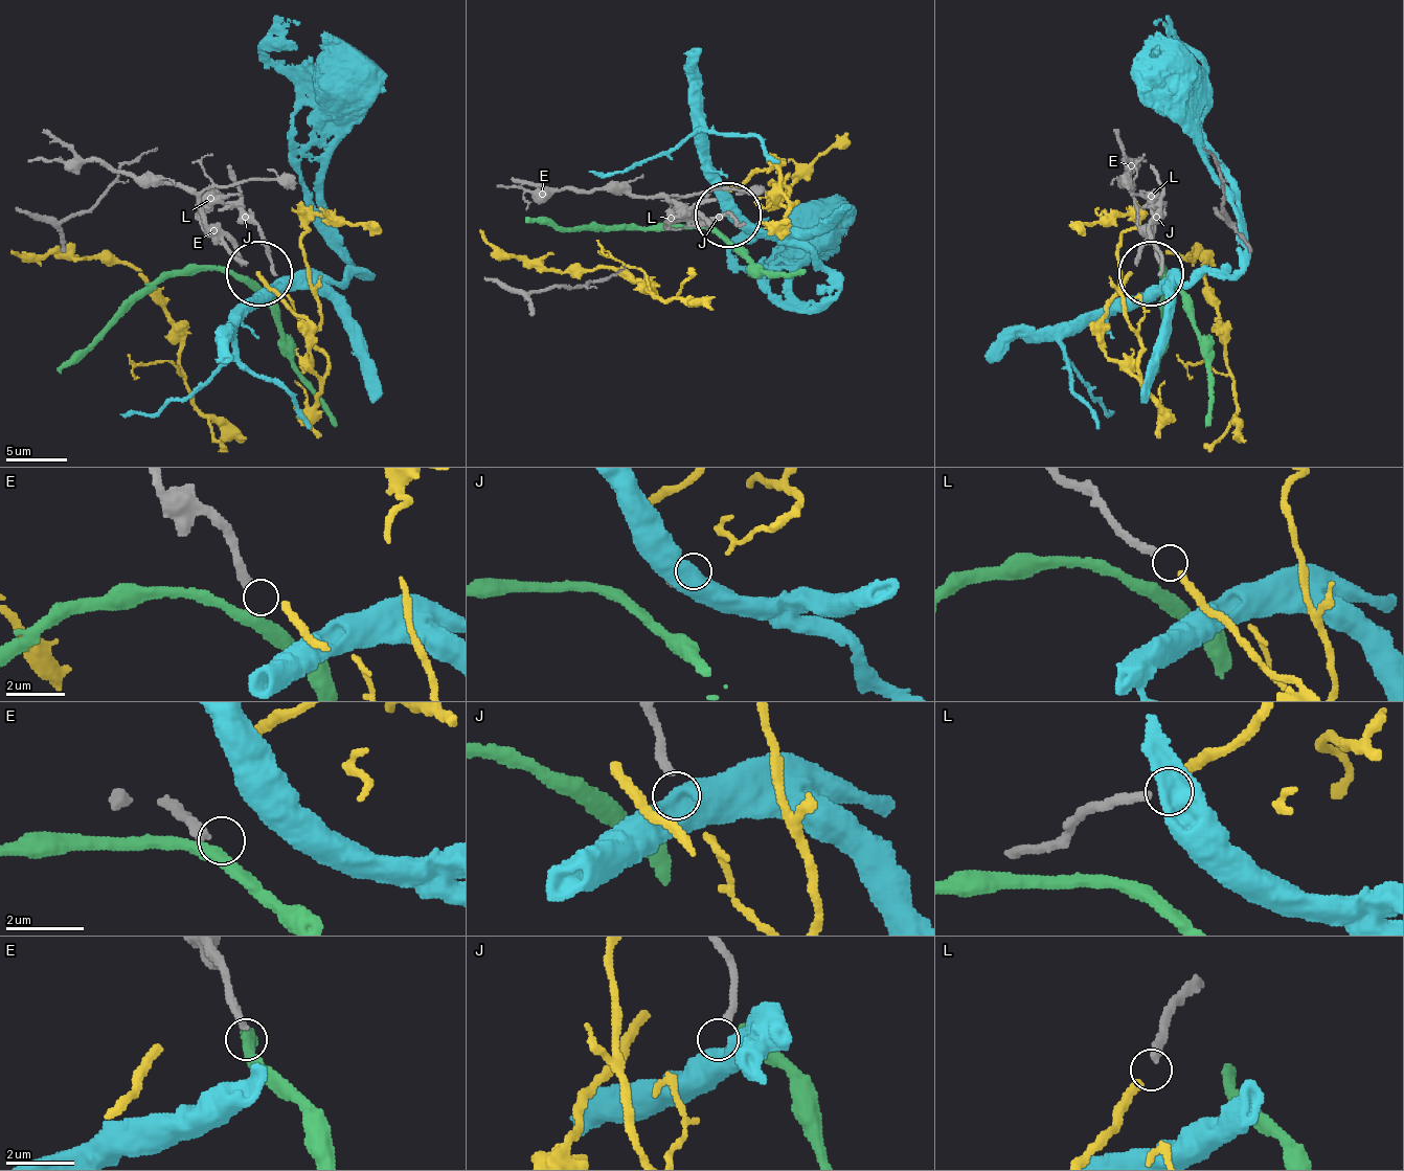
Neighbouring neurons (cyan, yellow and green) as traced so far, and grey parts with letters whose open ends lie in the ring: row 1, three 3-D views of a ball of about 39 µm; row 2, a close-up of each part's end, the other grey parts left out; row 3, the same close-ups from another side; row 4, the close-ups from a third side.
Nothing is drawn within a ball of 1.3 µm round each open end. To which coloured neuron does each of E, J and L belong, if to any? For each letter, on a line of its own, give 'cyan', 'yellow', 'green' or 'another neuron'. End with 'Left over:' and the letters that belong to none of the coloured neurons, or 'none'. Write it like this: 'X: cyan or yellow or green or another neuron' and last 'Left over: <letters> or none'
E: another neuron
J: another neuron
L: yellow
Left over: E, J

